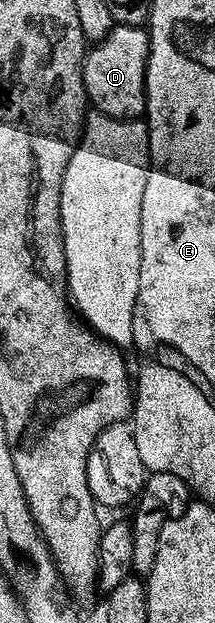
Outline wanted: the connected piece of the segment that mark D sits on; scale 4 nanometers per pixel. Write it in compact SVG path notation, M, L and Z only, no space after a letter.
M116 24L84 55L84 93L99 113L136 120L144 114L144 73L148 63L148 32L136 24Z

